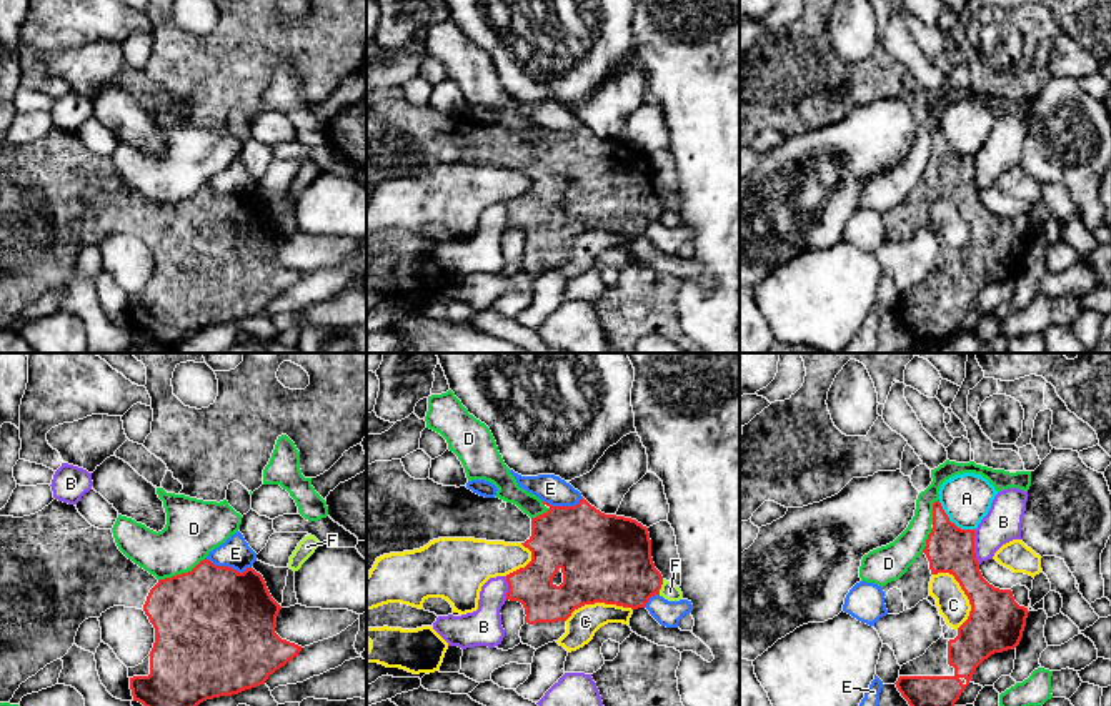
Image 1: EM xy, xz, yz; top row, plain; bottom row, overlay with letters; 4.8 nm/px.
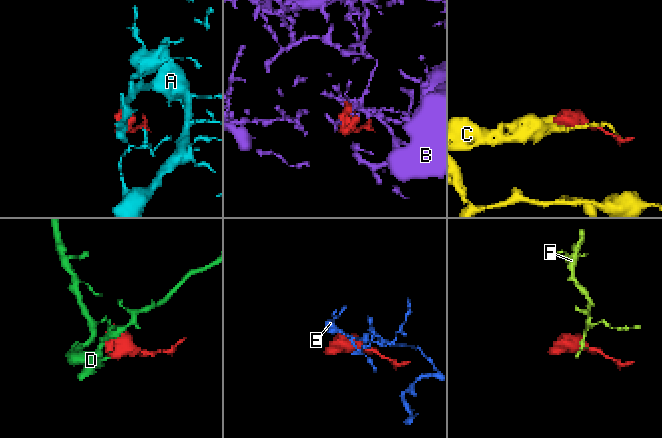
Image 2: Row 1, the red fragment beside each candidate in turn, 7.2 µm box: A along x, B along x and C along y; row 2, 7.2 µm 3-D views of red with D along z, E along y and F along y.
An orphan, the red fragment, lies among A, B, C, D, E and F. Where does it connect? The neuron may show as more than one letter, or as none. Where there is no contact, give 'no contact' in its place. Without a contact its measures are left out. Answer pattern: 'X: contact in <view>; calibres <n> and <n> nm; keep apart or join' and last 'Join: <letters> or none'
A: contact in yz; calibres 220 and 240 nm; keep apart
B: contact in yz; calibres 220 and 180 nm; keep apart
C: contact in yz; calibres 280 and 160 nm; keep apart
D: contact in xy; calibres 480 and 280 nm; keep apart
E: contact in xy; calibres 500 and 150 nm; keep apart
F: contact in xz; calibres 380 and 90 nm; keep apart
Join: none

